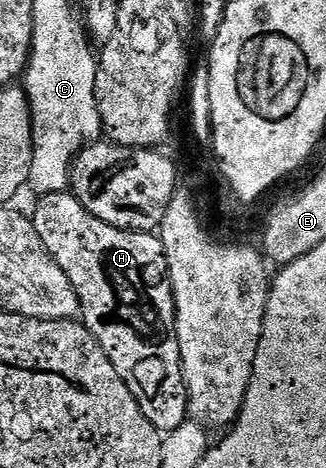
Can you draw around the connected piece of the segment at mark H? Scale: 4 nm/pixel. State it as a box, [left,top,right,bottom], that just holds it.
[31,192,189,436]

